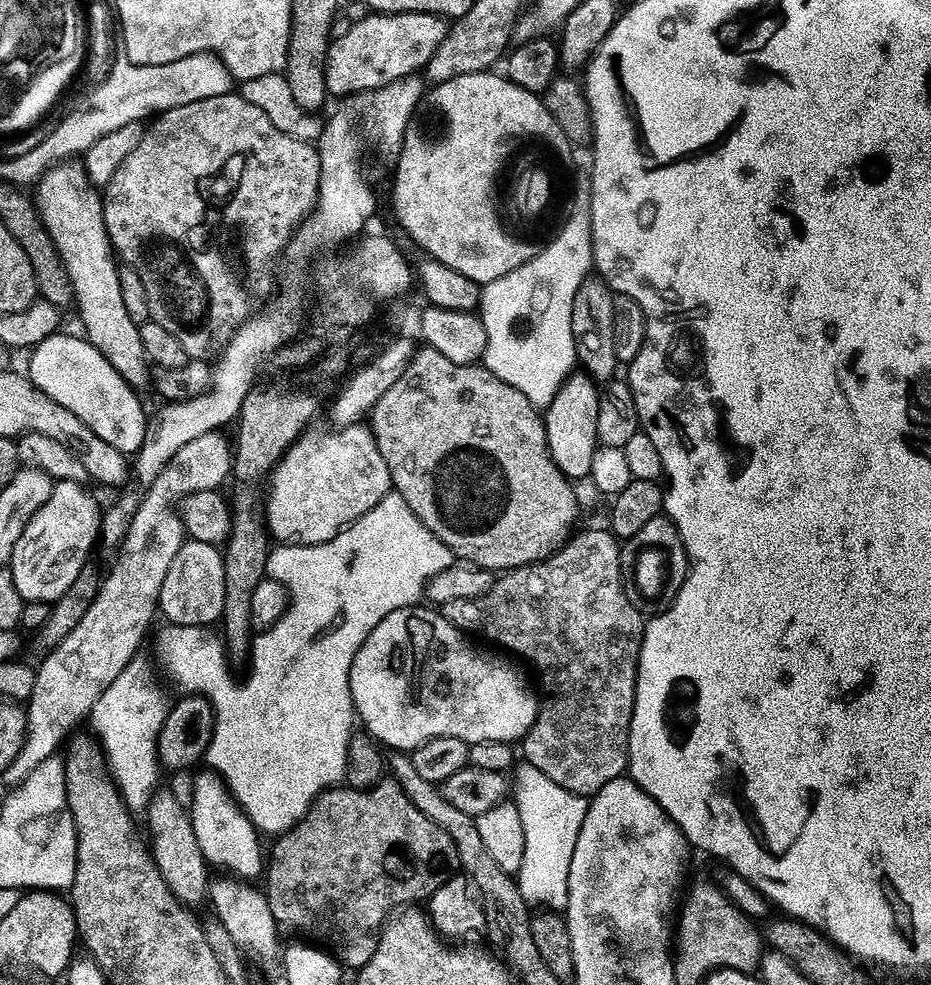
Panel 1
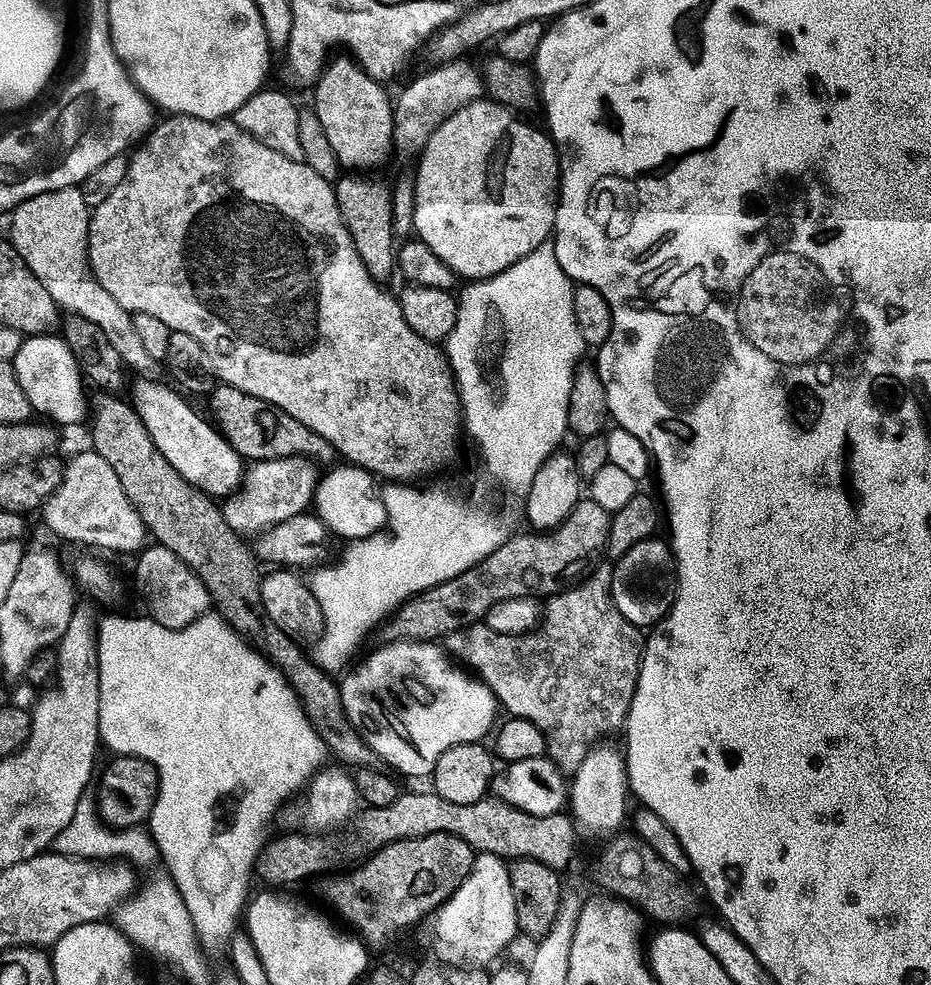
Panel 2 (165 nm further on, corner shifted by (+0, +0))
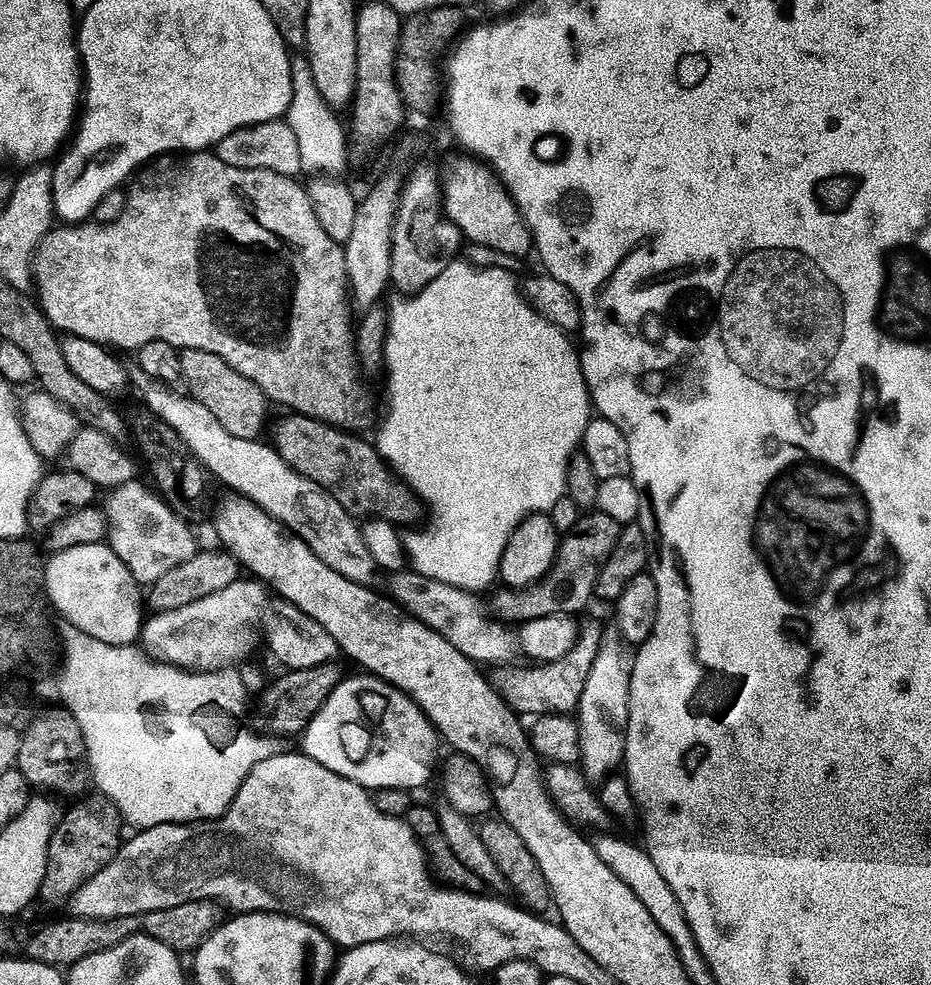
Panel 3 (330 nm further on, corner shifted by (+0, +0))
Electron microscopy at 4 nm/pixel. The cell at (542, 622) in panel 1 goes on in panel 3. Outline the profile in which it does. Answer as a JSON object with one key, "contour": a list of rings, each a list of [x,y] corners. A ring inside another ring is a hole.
{"contour":[[[592,620],[588,625],[585,623],[570,654],[557,660],[533,663],[530,666],[533,668],[497,667],[494,687],[517,714],[529,712],[529,717],[535,718],[545,716],[547,712],[575,713],[578,702],[582,698],[582,688],[586,686],[586,680],[605,636],[606,633],[600,629],[598,621]]]}

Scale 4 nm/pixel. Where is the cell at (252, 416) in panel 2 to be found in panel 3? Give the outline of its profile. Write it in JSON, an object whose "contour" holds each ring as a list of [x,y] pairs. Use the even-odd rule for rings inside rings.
{"contour":[[[284,414],[270,424],[270,443],[298,474],[318,482],[353,517],[388,520],[397,526],[422,516],[422,501],[380,457],[375,443],[359,440],[351,431],[324,424],[309,416]]]}

